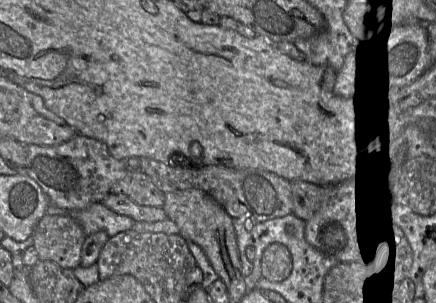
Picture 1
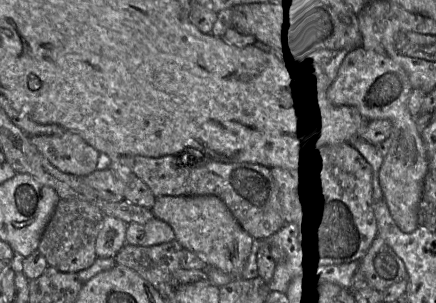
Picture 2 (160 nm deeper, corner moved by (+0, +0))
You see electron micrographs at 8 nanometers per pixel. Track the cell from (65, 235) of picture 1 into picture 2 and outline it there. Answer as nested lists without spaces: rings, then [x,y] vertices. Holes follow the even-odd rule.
[[[76,198],[60,199],[43,231],[38,252],[45,257],[49,266],[61,272],[78,273],[89,268],[97,259],[95,241],[102,228],[104,217],[104,213],[90,202]]]

